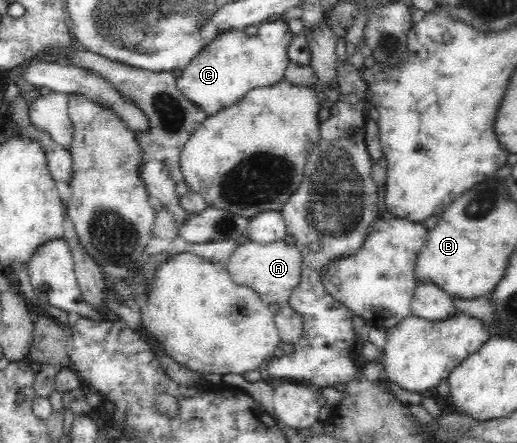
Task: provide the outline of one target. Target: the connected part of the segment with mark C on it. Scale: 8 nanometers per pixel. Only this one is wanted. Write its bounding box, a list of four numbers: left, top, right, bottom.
[176,16,293,116]

